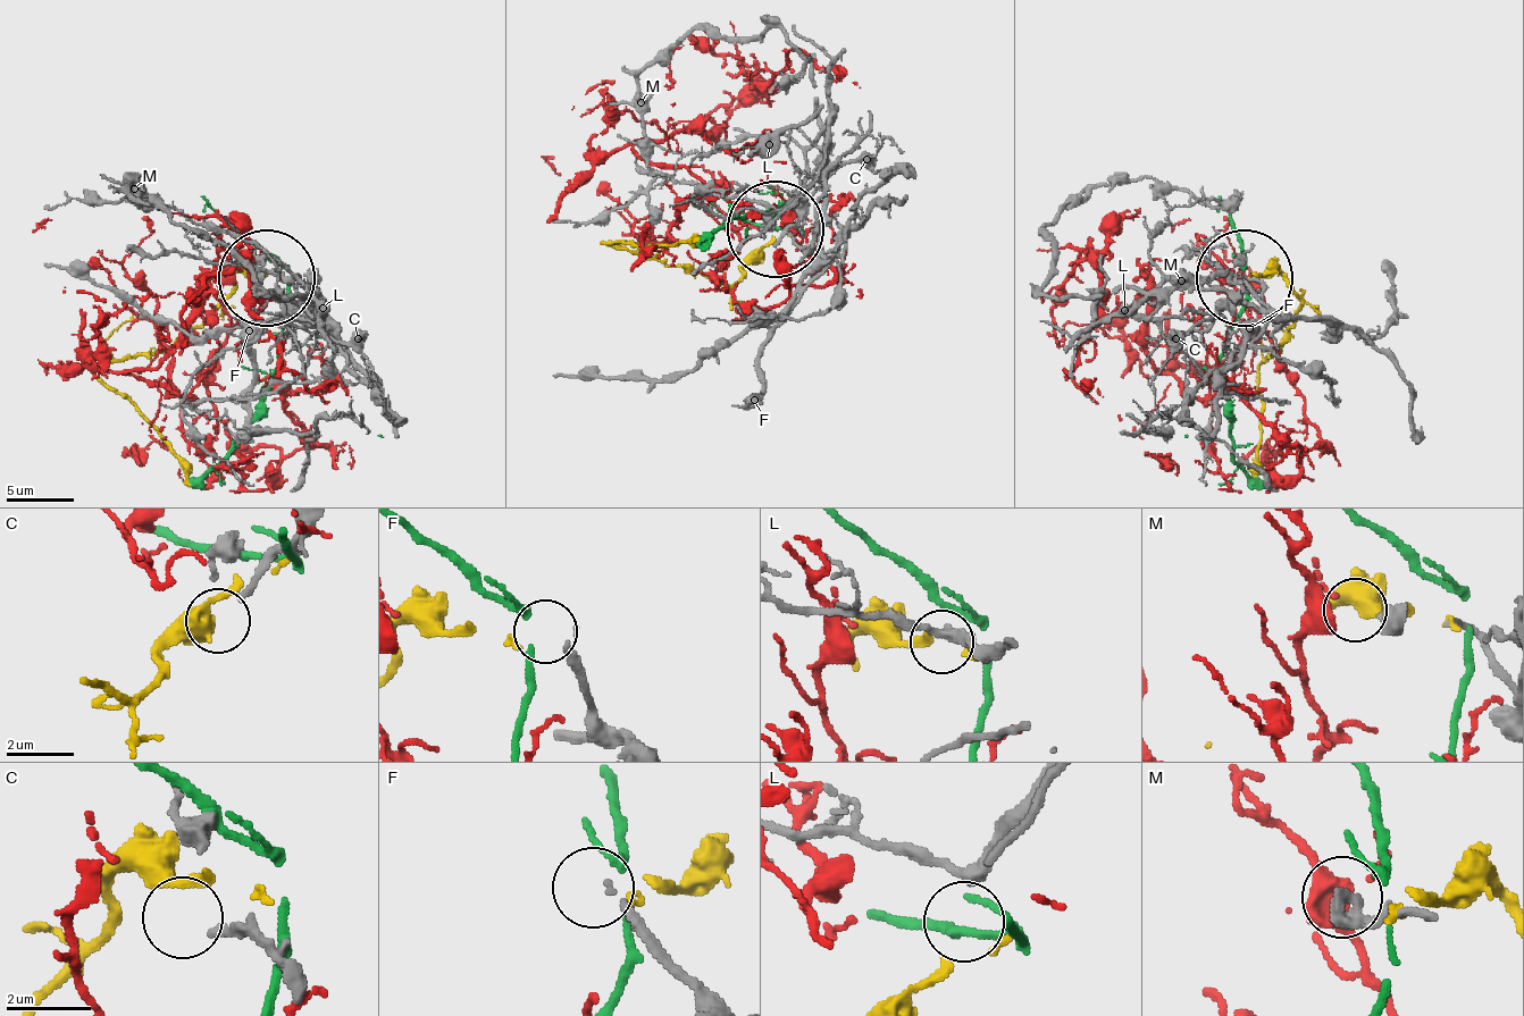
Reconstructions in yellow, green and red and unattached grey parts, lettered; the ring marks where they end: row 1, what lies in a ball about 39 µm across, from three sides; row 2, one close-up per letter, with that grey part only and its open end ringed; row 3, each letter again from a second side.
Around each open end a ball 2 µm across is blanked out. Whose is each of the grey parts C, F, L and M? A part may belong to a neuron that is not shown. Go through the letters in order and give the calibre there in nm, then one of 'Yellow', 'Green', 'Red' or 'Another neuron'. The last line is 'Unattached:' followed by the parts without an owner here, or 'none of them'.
C: Thickness 200 nm. Another neuron
F: Thickness 140 nm. Another neuron
L: Thickness 280 nm. Yellow
M: Thickness 480 nm. Another neuron
Unattached: C, F, M

